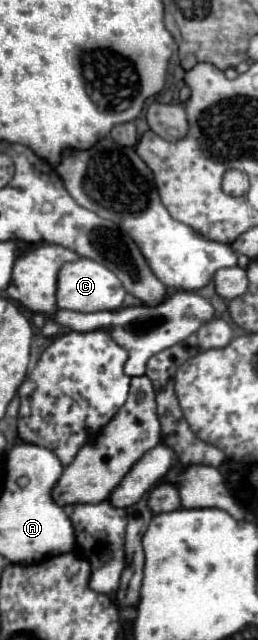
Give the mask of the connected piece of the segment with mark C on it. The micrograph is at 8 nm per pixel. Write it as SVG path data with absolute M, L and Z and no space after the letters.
M79 258L75 262L65 262L57 278L57 308L75 310L75 312L99 312L99 310L117 310L125 298L125 288L119 278L105 268L103 264Z

